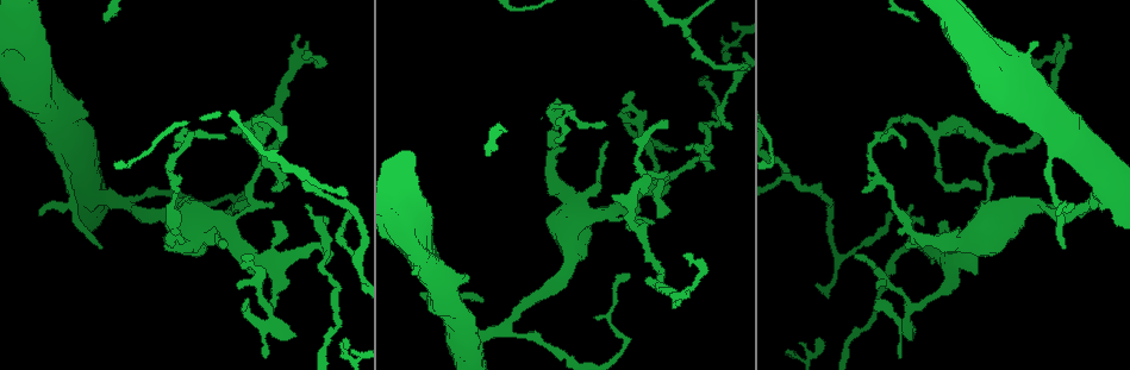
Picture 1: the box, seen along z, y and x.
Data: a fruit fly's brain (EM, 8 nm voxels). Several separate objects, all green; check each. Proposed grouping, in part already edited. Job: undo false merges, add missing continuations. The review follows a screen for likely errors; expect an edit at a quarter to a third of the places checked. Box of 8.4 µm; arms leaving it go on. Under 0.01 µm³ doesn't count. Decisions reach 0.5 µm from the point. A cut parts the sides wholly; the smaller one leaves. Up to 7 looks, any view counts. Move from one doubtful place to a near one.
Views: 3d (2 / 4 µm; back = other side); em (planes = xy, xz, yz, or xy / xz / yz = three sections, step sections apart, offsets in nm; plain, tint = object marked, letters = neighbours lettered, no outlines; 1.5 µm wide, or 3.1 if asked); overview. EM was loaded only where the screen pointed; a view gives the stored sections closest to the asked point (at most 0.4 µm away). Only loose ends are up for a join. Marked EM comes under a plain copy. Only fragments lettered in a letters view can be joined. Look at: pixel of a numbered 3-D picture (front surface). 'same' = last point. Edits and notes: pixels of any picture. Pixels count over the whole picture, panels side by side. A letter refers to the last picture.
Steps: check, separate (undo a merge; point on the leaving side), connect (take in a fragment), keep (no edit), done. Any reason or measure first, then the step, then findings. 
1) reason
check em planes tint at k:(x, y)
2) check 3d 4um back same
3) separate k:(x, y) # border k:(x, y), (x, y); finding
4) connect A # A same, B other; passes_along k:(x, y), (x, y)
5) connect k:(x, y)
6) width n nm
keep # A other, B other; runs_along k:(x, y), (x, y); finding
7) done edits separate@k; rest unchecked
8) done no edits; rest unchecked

thin end
check em yz step 8 tint at 1:(306, 203)

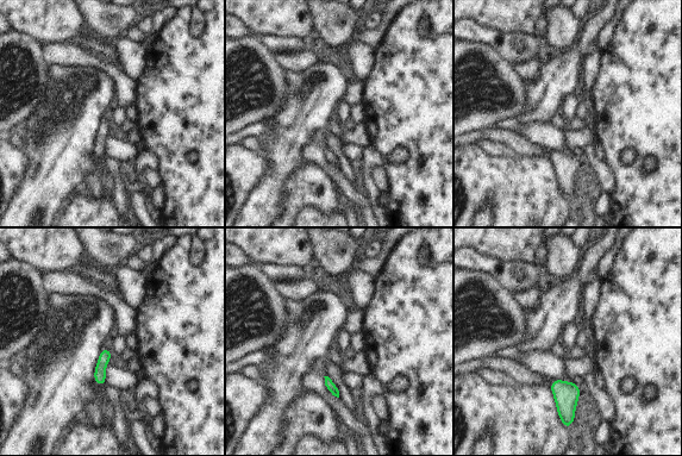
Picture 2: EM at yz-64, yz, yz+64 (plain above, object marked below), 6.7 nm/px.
check em planes letters same

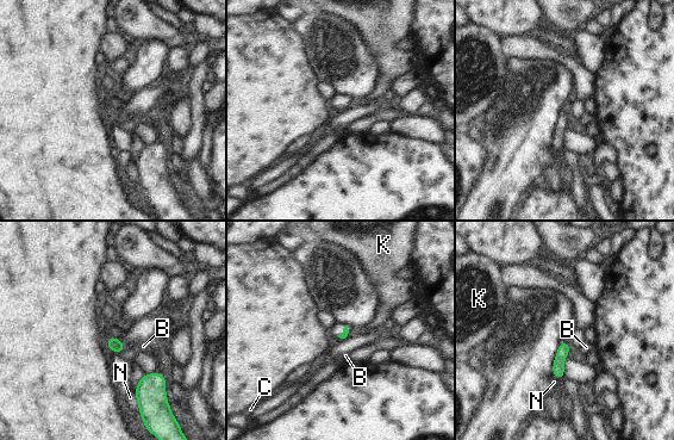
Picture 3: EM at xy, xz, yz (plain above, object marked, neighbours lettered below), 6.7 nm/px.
longest_contact N 130 nm
keep # B other, C other, K other, N other; no lettered fragment goes on from it

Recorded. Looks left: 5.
tapers out
check em xz step 4 letters at 1:(223, 137)

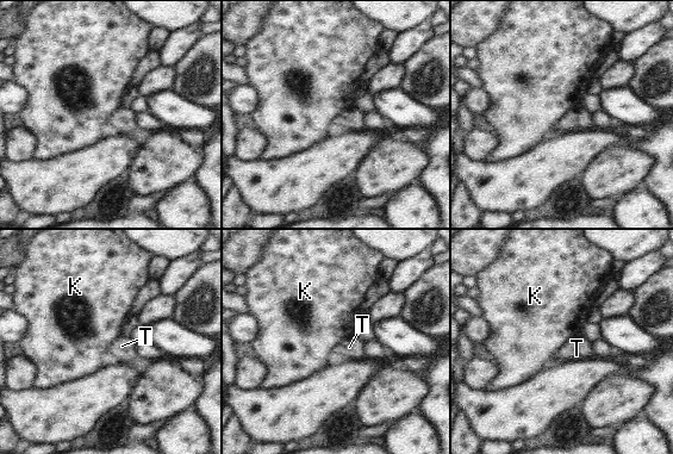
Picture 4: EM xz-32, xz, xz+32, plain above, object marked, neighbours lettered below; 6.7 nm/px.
cut it another way
check em xy step 8 letters same

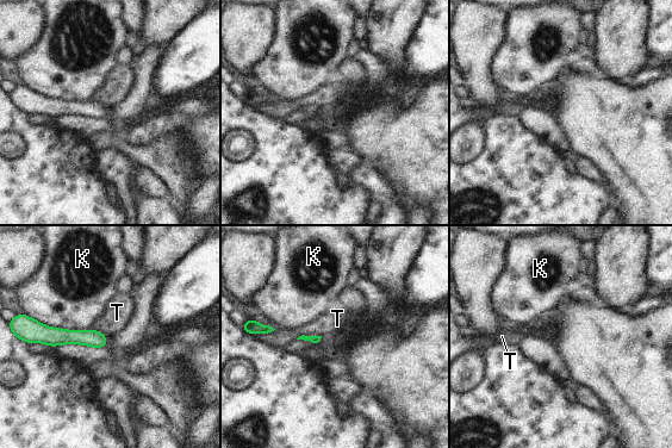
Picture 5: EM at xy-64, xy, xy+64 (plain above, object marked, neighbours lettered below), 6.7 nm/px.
keep # K other, T other; border 5:(23, 313), (51, 327), (88, 330); none of them fits

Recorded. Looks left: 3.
check em planes letters at 1:(1100, 197)

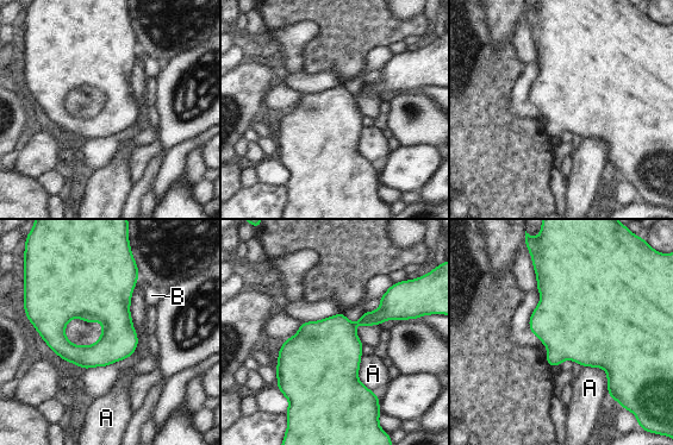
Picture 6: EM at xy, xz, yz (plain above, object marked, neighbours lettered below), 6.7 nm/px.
keep # A other, B other; continuous, no second cell

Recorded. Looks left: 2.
done no edits; rest unchecked

